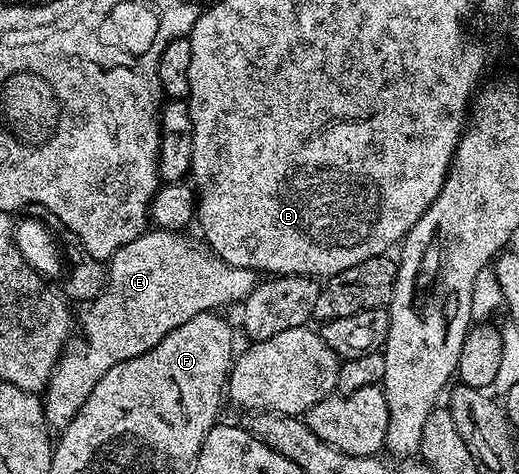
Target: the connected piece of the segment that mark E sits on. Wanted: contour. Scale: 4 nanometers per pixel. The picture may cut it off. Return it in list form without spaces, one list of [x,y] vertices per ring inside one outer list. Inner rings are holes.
[[[156,227],[133,238],[133,242],[121,246],[111,256],[105,268],[107,283],[103,285],[102,292],[84,307],[87,309],[80,316],[78,313],[77,324],[78,327],[79,324],[83,327],[83,340],[76,339],[60,356],[58,362],[55,363],[55,369],[51,372],[51,381],[42,393],[43,413],[52,429],[66,428],[69,421],[77,414],[77,410],[81,410],[85,398],[89,398],[93,386],[101,382],[103,375],[114,364],[120,364],[129,358],[137,358],[153,350],[153,346],[157,346],[157,342],[161,342],[165,334],[177,330],[181,322],[189,322],[193,314],[223,310],[226,304],[238,305],[255,289],[256,272],[248,268],[229,266],[221,257],[215,255],[206,243],[198,239],[197,241],[190,240],[189,237],[183,235],[187,234]]]

